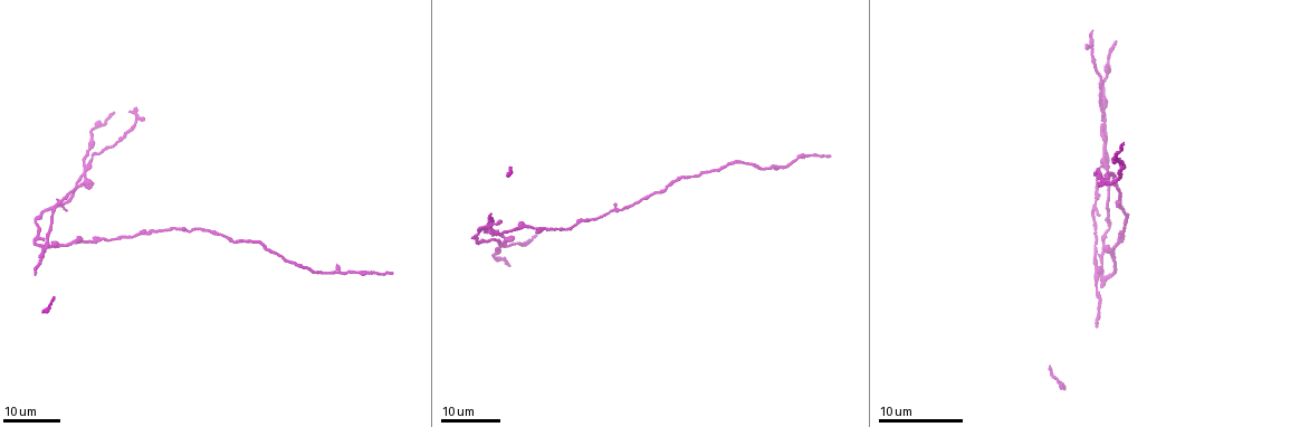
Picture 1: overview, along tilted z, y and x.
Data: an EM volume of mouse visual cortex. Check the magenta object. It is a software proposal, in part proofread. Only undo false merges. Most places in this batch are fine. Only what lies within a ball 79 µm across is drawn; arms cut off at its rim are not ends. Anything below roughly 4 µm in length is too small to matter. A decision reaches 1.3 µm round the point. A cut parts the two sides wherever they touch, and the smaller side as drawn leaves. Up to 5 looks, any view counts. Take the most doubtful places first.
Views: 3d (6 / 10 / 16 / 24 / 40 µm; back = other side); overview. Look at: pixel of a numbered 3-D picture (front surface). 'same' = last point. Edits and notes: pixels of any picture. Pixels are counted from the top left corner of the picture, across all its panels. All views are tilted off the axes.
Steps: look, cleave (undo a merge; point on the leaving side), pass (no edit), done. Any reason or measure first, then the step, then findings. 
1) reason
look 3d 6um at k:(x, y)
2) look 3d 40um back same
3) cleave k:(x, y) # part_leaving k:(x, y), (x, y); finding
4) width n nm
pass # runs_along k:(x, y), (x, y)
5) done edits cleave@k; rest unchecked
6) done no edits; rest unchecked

three arms meet
look 3d 24um at 1:(1102, 151)

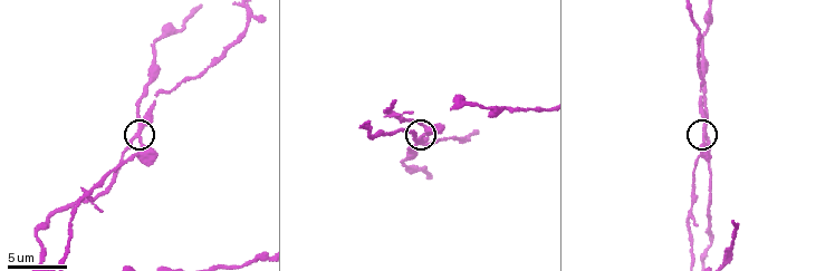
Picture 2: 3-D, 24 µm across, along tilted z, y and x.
look 3d 6um at 2:(137, 137)

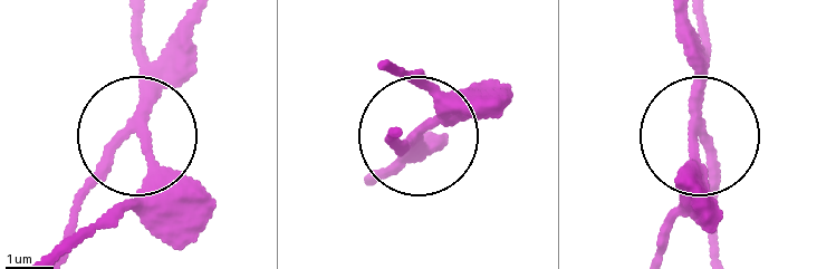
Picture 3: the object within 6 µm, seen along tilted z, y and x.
arms 3
cleave 3:(156, 163) # a second neuron is stuck on

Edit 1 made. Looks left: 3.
looks like a crossing
look 3d 24um at 1:(492, 227)

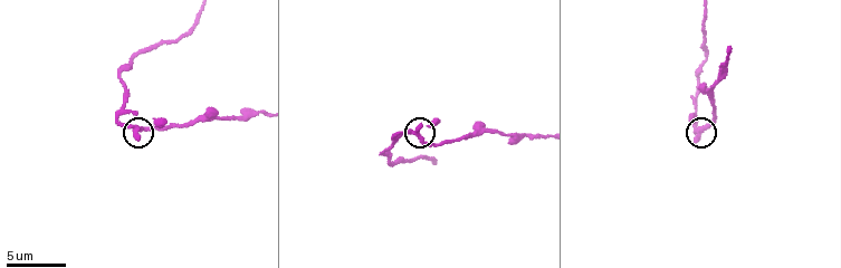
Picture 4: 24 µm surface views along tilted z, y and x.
look 3d 10um at 4:(700, 130)

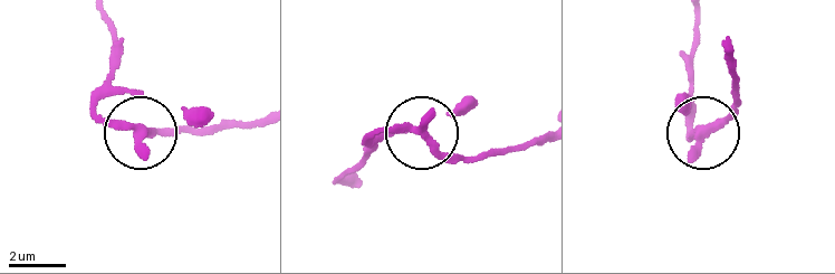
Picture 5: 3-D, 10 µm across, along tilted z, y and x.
arms 4
pass # runs_along 5:(262, 119), (144, 131), (201, 107); continuous, no second neuron

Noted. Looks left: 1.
done edits cleave@3; rest unchecked

